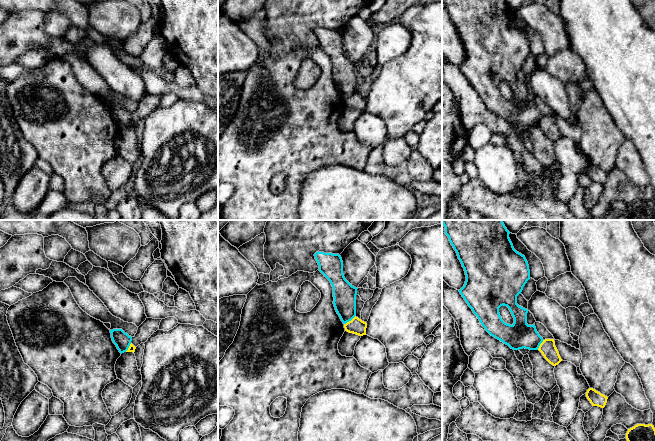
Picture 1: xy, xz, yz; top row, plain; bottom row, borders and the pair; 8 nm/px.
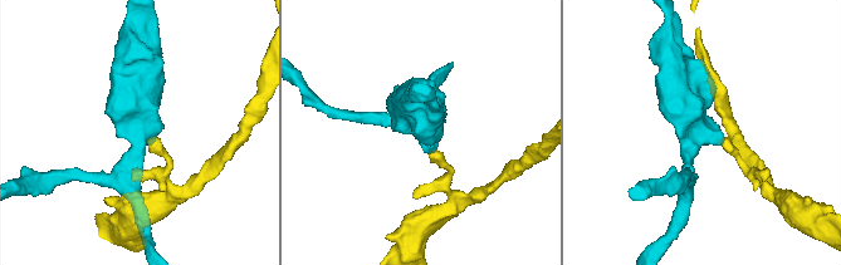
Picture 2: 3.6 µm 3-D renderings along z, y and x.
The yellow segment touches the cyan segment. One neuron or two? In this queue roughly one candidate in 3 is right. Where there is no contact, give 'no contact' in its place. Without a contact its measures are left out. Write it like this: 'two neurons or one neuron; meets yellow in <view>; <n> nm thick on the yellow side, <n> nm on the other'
two neurons; meets yellow in xz; 130 nm thick on the yellow side, 180 nm on the other

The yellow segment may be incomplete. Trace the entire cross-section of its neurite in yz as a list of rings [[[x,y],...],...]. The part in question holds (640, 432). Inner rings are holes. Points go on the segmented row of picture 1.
[[[637,424],[628,429],[627,441],[655,441],[655,428],[652,424]]]

